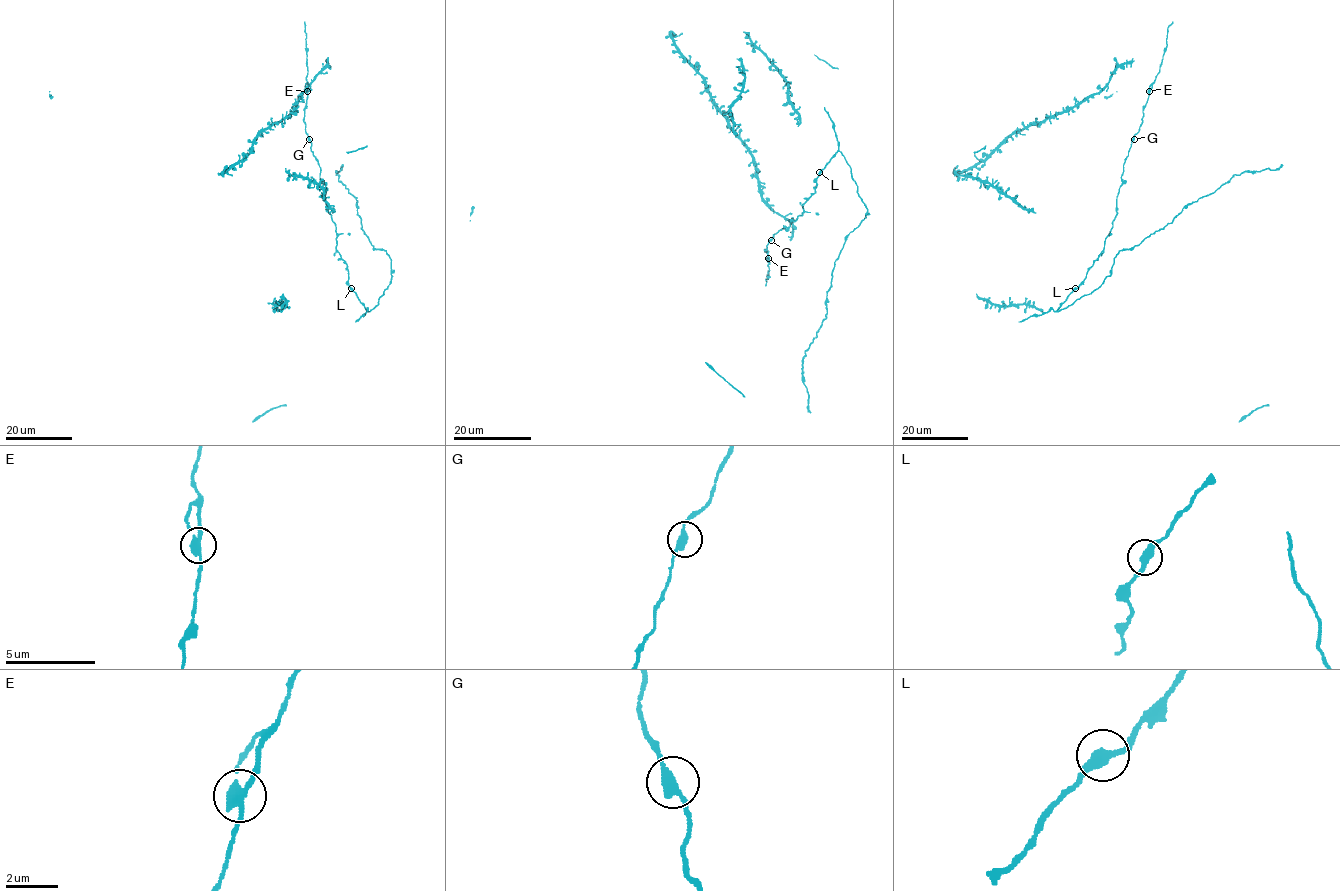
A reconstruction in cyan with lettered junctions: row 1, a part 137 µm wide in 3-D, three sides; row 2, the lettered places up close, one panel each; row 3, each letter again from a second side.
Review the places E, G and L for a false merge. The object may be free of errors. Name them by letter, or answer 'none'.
none

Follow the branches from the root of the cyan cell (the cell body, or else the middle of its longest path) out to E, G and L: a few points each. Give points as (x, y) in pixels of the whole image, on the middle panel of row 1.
E: (789, 222), (789, 226), (783, 226), (766, 246), (764, 250), (768, 259)
G: (789, 222), (789, 226), (783, 226), (771, 240)
L: (789, 222), (802, 215), (802, 205), (815, 193), (819, 172)

